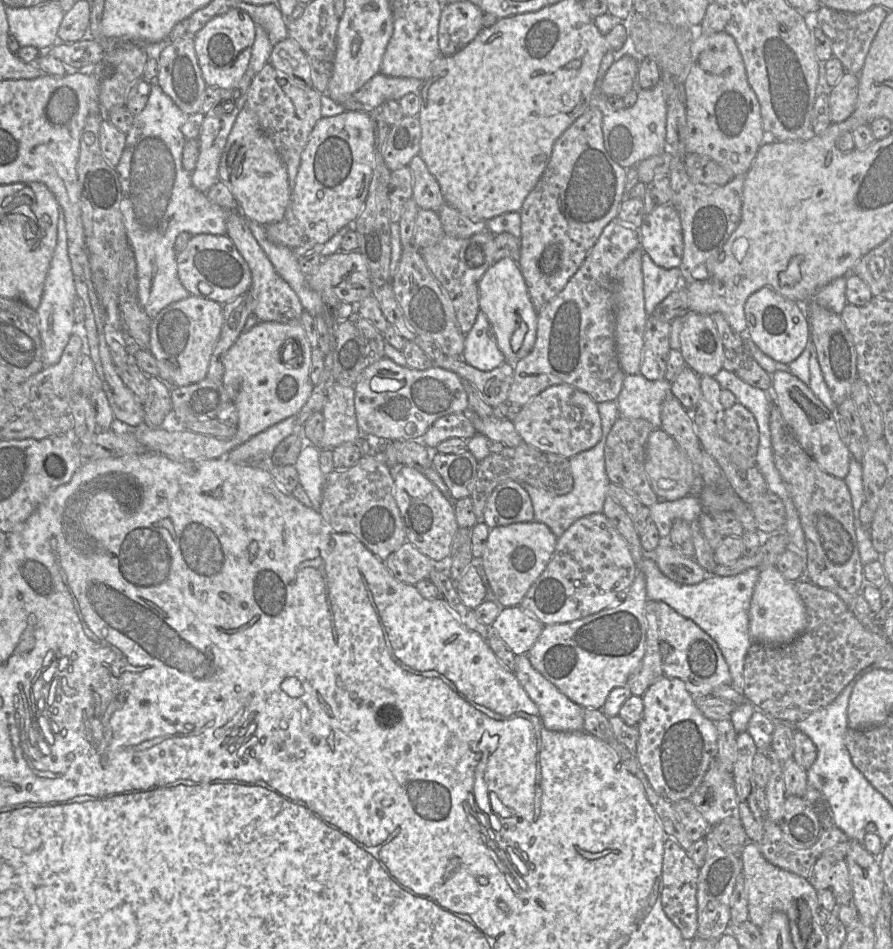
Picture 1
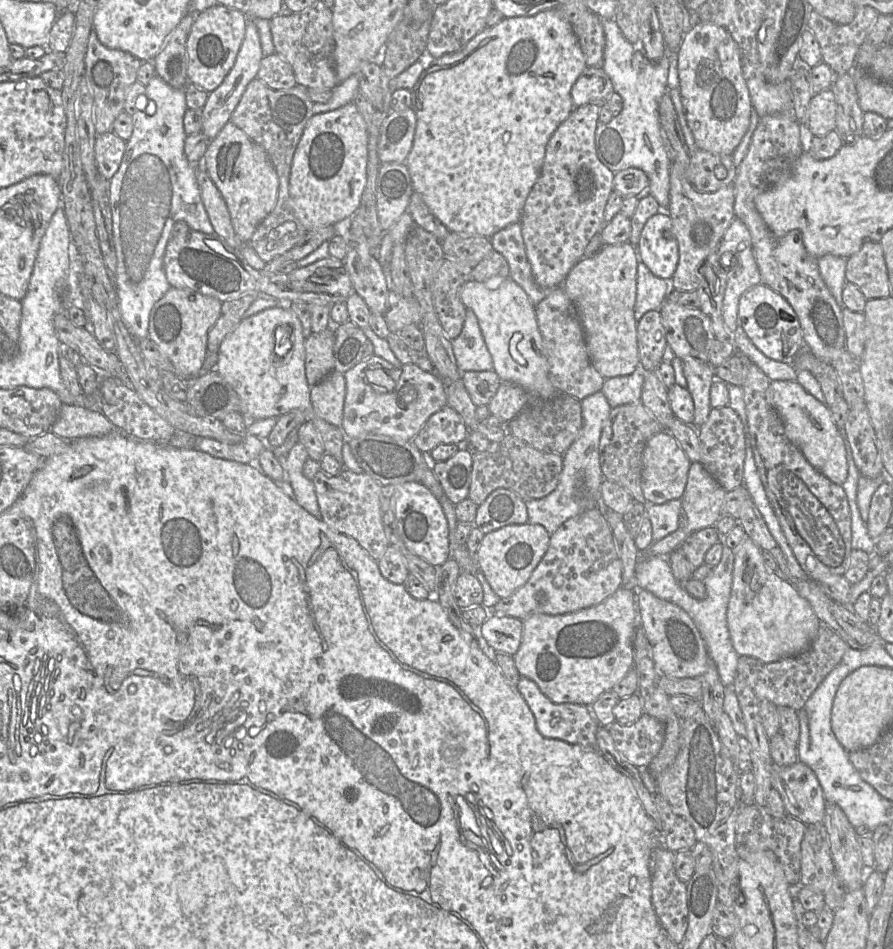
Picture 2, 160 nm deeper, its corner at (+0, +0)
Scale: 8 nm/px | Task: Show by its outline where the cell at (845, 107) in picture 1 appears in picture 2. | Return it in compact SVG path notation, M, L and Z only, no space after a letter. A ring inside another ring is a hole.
M830 88L814 94L808 108L807 128L815 136L824 136L836 128L836 101Z

